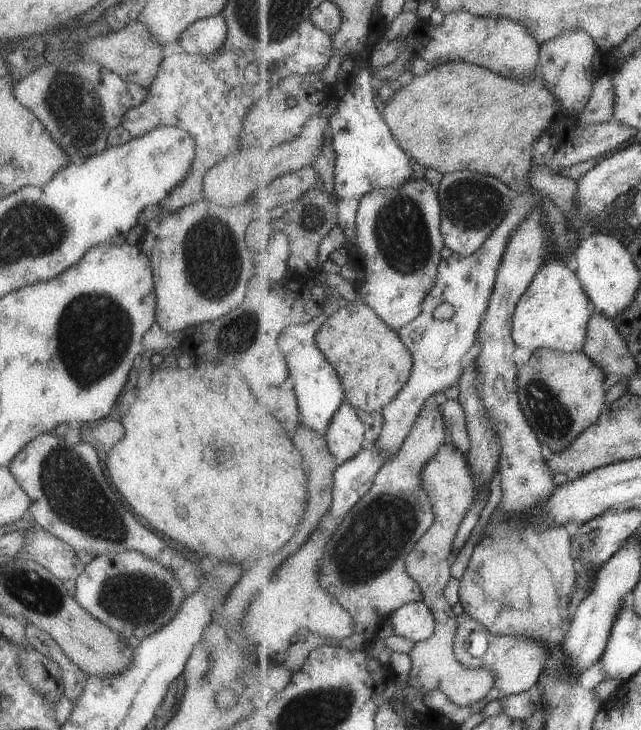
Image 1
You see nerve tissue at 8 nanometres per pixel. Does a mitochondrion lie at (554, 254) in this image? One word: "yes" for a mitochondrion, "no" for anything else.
no

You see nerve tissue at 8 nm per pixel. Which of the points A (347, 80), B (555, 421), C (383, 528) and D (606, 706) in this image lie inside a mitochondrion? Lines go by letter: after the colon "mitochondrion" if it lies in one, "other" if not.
A: other
B: mitochondrion
C: mitochondrion
D: other

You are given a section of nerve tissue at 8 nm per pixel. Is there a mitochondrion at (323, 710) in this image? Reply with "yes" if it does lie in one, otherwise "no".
yes

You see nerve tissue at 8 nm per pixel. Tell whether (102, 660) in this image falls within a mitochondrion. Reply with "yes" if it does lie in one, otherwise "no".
no

